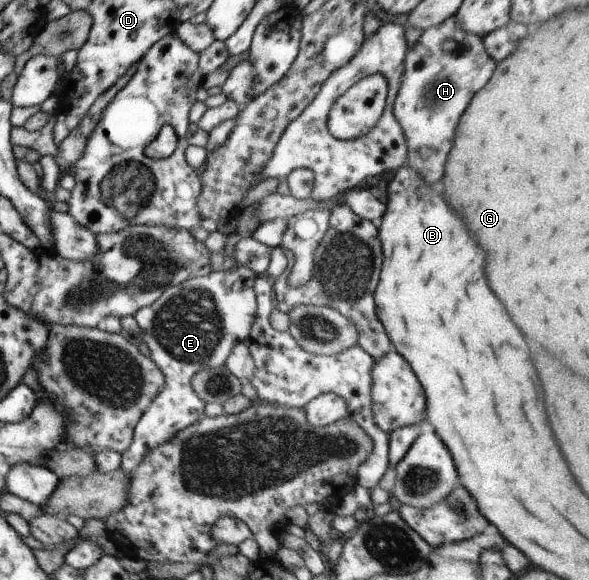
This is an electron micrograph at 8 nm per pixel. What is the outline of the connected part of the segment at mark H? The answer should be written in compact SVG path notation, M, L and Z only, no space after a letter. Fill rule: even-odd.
M453 16L436 28L423 31L414 48L405 53L399 89L393 100L393 115L408 148L406 162L418 172L424 184L432 186L442 178L458 118L474 94L488 82L495 66L495 60L484 50L482 39L466 32Z

